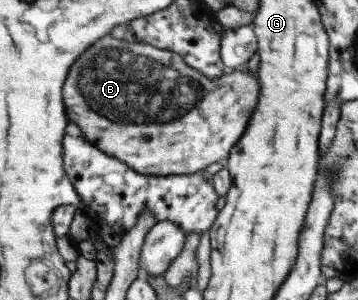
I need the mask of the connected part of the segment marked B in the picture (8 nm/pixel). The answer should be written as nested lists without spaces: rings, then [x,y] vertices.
[[[108,35],[100,39],[90,50],[87,50],[76,61],[74,67],[70,71],[67,83],[63,88],[63,97],[67,107],[67,116],[76,120],[84,139],[88,140],[91,144],[99,147],[108,156],[114,157],[126,163],[130,168],[138,171],[138,173],[146,174],[147,176],[167,176],[167,175],[190,175],[191,173],[198,172],[204,169],[210,163],[228,159],[232,147],[236,141],[240,139],[243,130],[248,125],[250,115],[256,107],[258,101],[259,81],[257,80],[256,73],[248,72],[245,70],[231,70],[219,77],[219,79],[212,79],[204,76],[203,72],[188,67],[183,62],[182,57],[175,52],[164,50],[163,48],[156,48],[152,45],[146,44],[144,41],[130,42],[119,41],[114,37]]]

